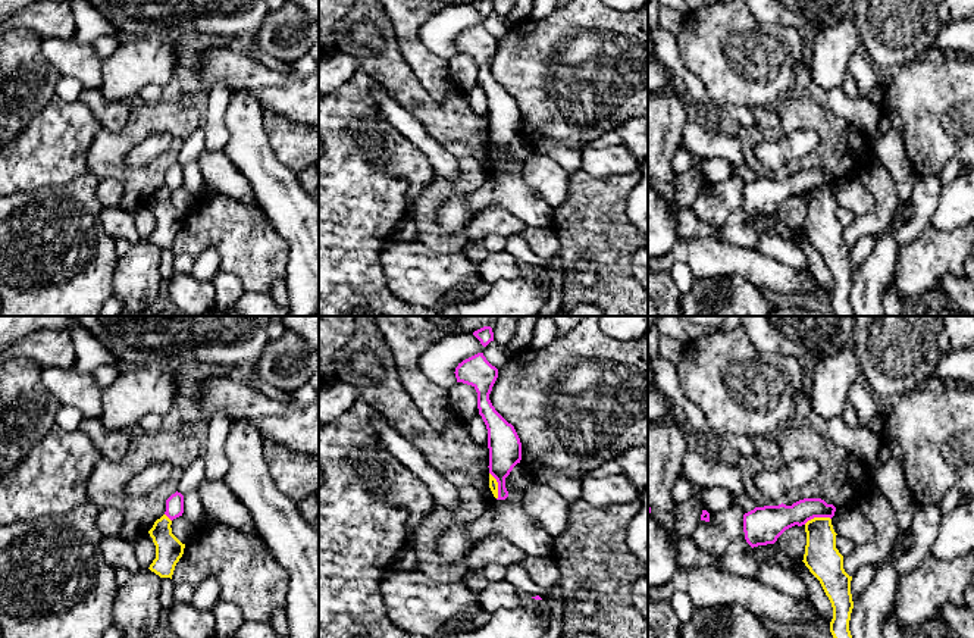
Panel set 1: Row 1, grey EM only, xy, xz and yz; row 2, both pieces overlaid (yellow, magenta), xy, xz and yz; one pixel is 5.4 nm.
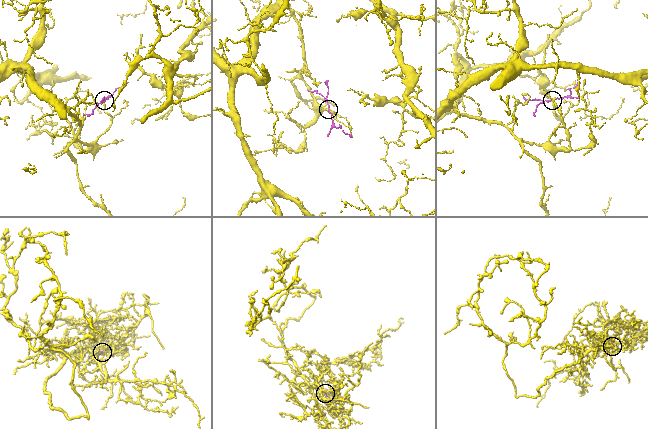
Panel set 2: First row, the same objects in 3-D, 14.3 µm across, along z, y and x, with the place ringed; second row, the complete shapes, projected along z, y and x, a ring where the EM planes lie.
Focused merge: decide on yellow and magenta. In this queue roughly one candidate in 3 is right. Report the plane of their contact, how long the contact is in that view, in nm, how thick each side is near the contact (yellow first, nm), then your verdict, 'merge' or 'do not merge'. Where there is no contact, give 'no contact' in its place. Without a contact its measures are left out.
yz | 160 nm | 190/180 nm | do not merge

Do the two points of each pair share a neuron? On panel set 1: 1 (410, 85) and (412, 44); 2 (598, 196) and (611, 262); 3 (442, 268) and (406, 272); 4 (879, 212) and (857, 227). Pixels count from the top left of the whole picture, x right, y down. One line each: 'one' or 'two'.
1: two
2: one
3: one
4: one

